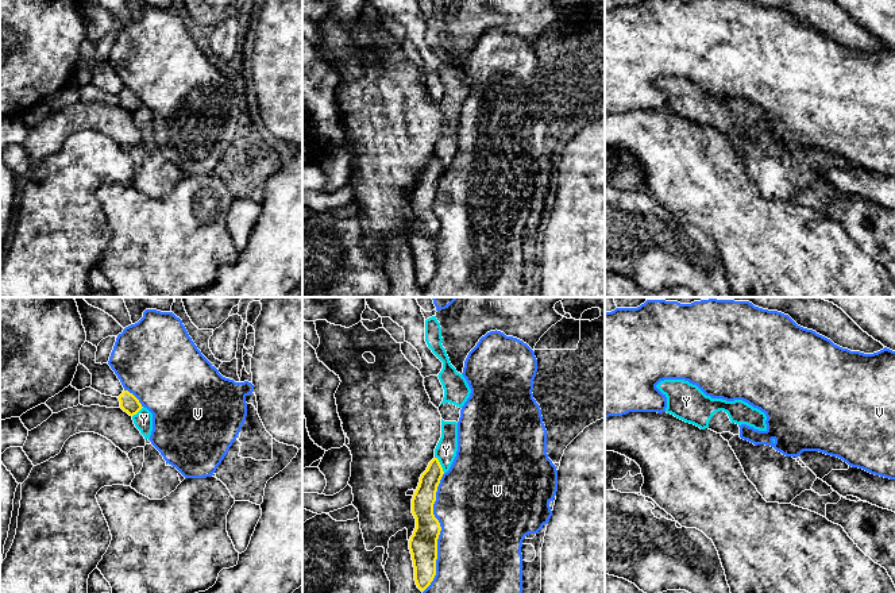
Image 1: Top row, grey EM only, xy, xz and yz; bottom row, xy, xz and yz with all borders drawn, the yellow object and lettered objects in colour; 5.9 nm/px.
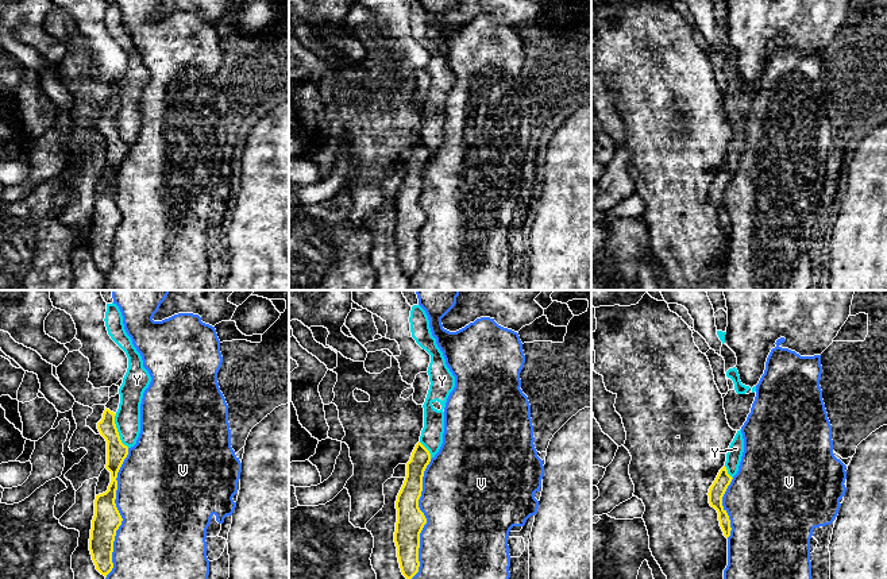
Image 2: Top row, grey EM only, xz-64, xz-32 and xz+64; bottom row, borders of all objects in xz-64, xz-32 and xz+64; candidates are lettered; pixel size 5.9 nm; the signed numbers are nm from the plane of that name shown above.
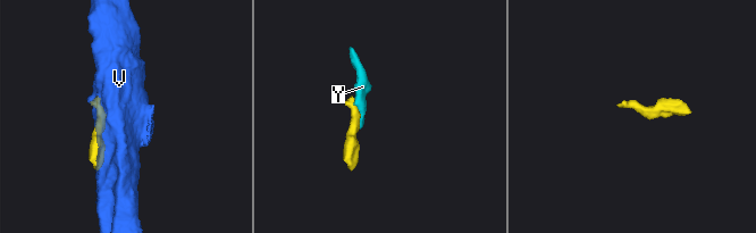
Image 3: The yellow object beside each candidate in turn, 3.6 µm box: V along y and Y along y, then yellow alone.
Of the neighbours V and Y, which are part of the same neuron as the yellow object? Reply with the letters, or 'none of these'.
Y

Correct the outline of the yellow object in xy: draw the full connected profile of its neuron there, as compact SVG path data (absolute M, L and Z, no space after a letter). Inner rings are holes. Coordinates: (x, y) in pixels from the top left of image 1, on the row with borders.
M123 390L117 398L120 401L120 408L132 417L135 427L144 439L150 439L153 431L153 413L128 390Z

